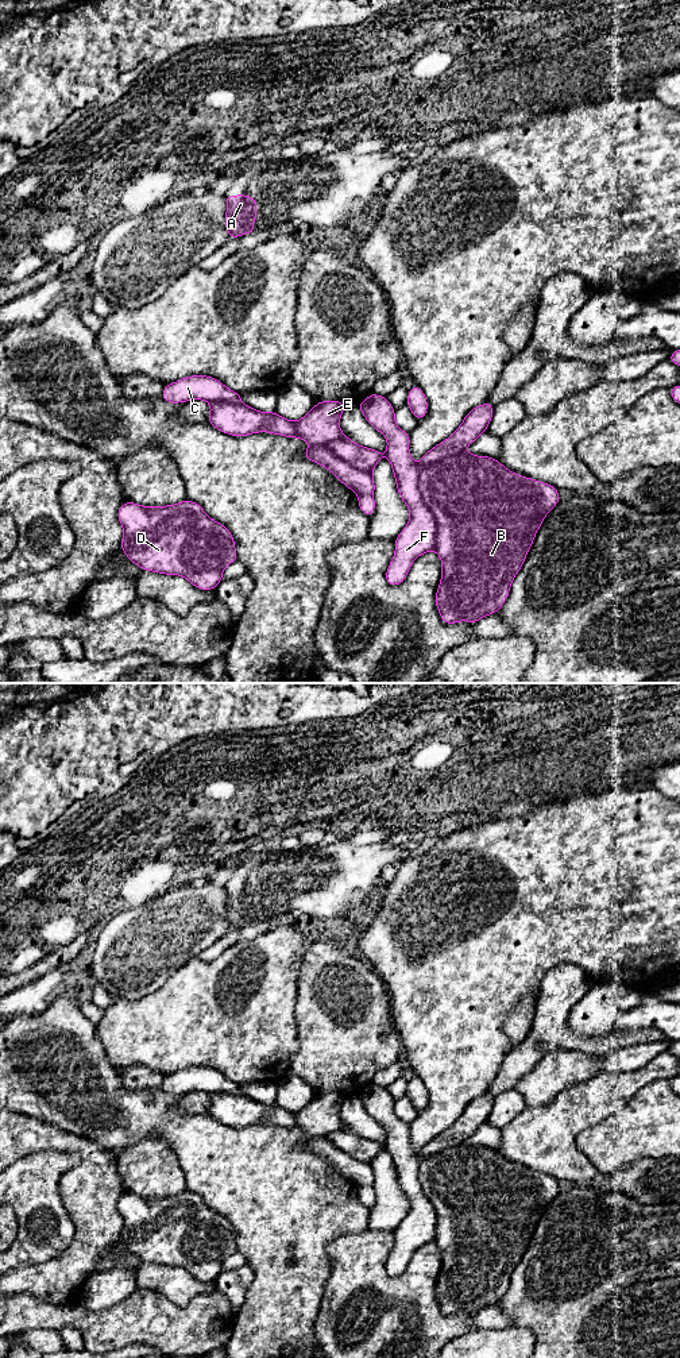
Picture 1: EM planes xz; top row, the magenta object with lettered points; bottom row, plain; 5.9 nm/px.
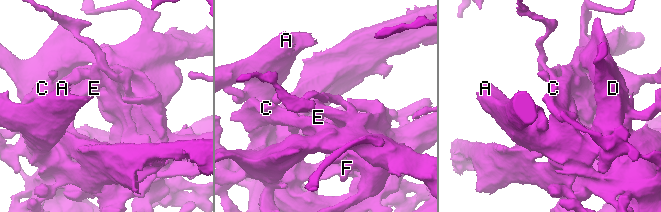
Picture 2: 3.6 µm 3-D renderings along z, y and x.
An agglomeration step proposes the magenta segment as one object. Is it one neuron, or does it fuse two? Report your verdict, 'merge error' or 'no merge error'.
no merge error

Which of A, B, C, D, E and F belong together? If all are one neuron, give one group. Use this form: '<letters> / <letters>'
A B C D E F

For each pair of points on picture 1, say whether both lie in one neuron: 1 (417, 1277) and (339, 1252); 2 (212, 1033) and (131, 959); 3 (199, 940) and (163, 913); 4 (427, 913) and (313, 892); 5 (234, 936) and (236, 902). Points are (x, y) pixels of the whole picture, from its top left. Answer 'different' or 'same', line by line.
1: same
2: different
3: same
4: different
5: different

